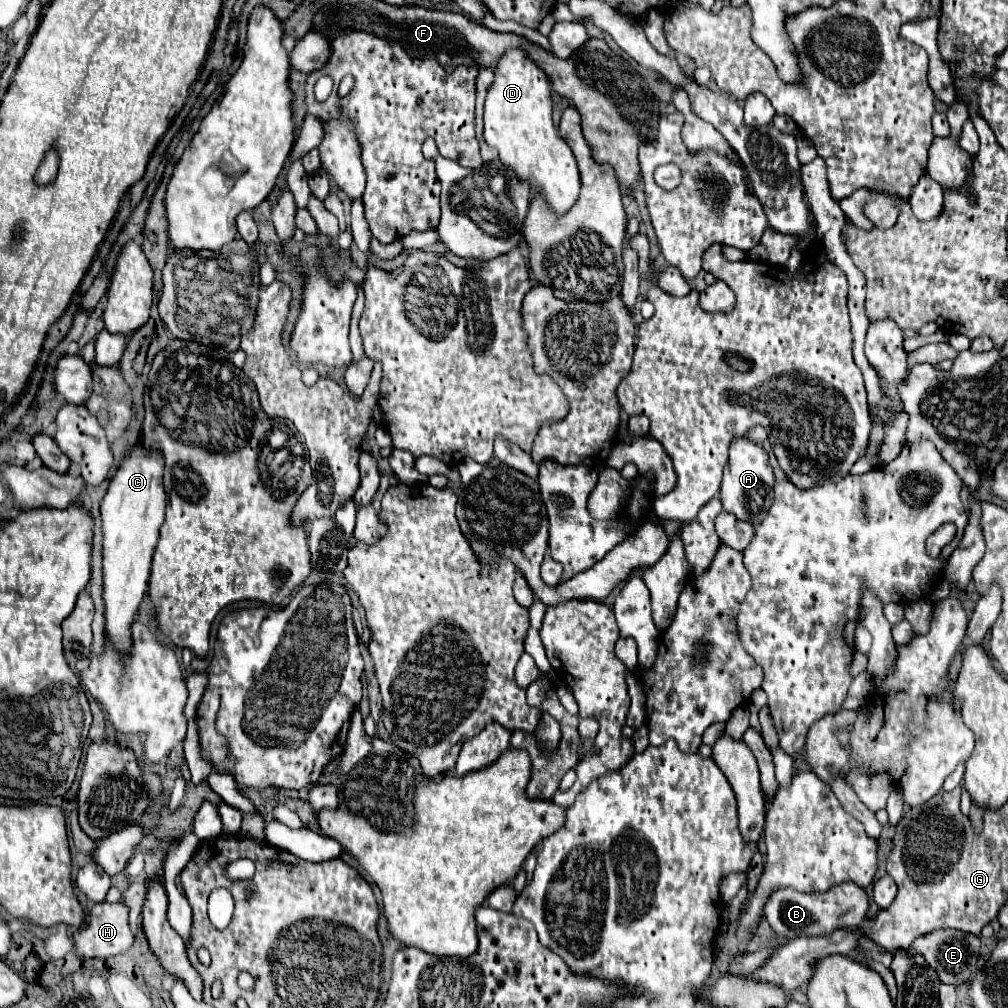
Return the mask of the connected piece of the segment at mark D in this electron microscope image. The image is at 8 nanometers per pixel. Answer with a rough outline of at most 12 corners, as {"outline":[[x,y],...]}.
{"outline":[[506,50],[484,104],[502,164],[566,214],[580,192],[548,76]]}

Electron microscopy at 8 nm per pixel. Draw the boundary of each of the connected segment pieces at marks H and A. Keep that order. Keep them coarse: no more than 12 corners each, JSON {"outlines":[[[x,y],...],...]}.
{"outlines":[[[124,902],[94,904],[74,934],[80,958],[134,944]],[[734,438],[720,500],[760,524],[774,498],[766,450]]]}

